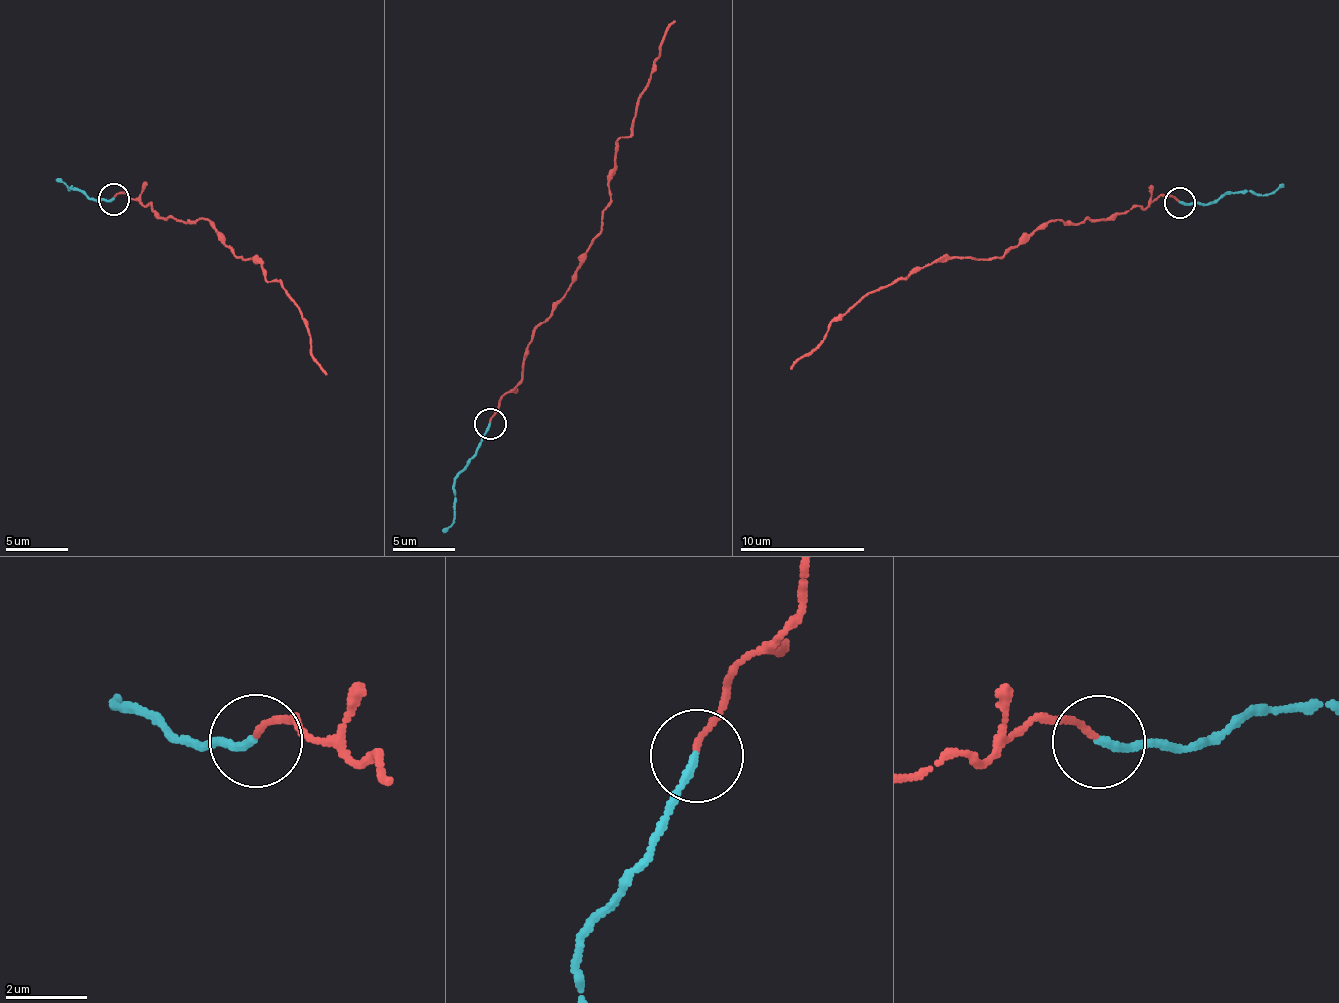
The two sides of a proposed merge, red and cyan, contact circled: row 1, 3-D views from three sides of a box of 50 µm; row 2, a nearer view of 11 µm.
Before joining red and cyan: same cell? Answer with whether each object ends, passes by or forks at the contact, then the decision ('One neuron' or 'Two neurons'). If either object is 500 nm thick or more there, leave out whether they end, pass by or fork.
At the ring red ends. At the ring cyan ends. Two neurons

